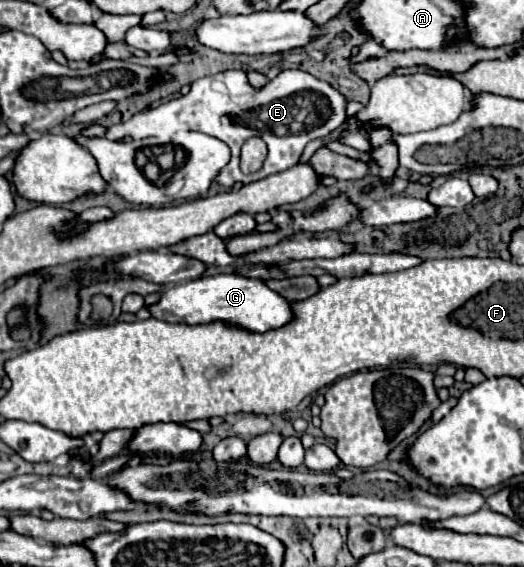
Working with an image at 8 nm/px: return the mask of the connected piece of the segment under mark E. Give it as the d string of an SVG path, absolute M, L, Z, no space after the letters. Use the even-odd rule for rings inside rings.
M283 69L275 79L267 81L267 85L259 89L251 87L245 71L223 71L217 75L197 79L195 83L191 83L191 91L179 99L171 99L153 109L145 107L143 111L135 113L129 121L111 127L93 123L85 127L81 135L103 137L111 141L117 141L125 135L133 139L145 139L145 137L175 135L175 123L185 125L185 129L189 131L201 131L205 135L211 135L227 143L227 147L231 149L231 159L227 167L219 171L215 181L225 187L231 187L237 181L247 185L297 165L305 145L313 139L321 139L337 131L343 125L345 117L347 117L345 95L327 81L321 81L307 71ZM251 137L261 137L265 141L267 159L259 171L245 175L239 169L239 151L241 145Z

